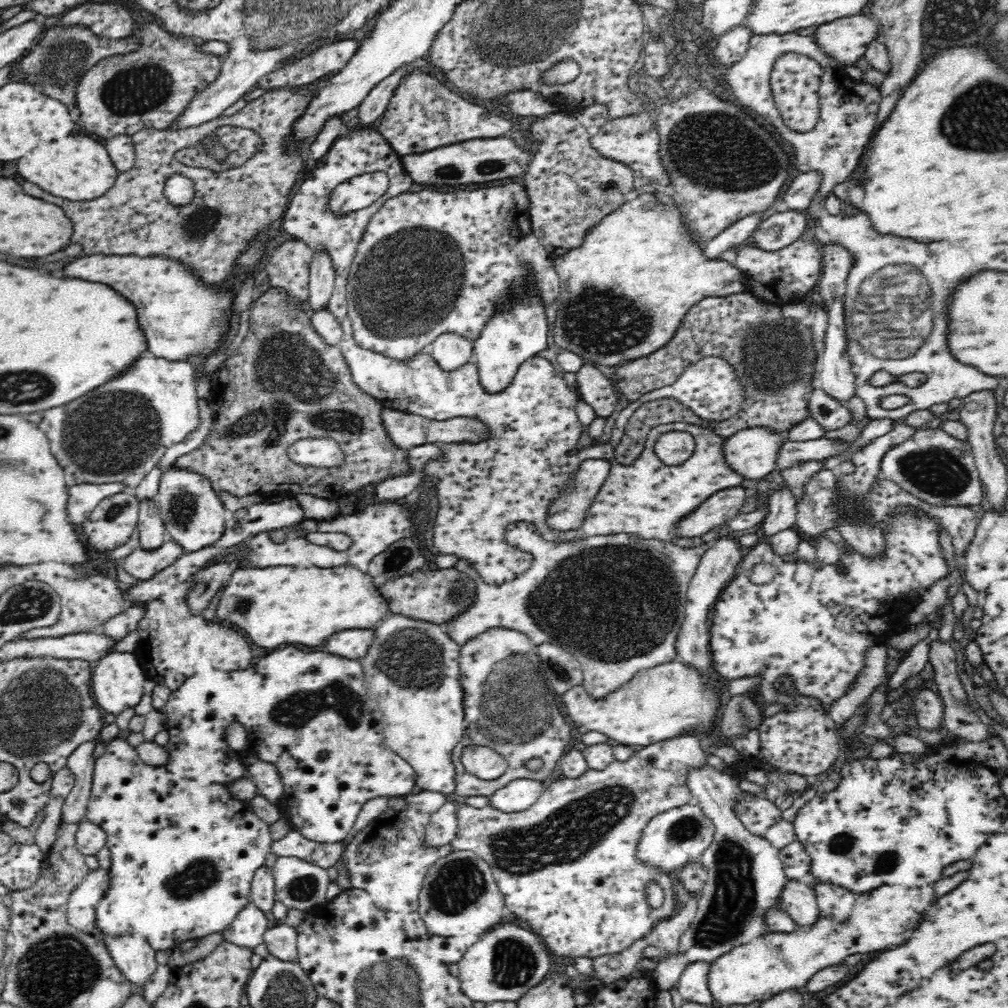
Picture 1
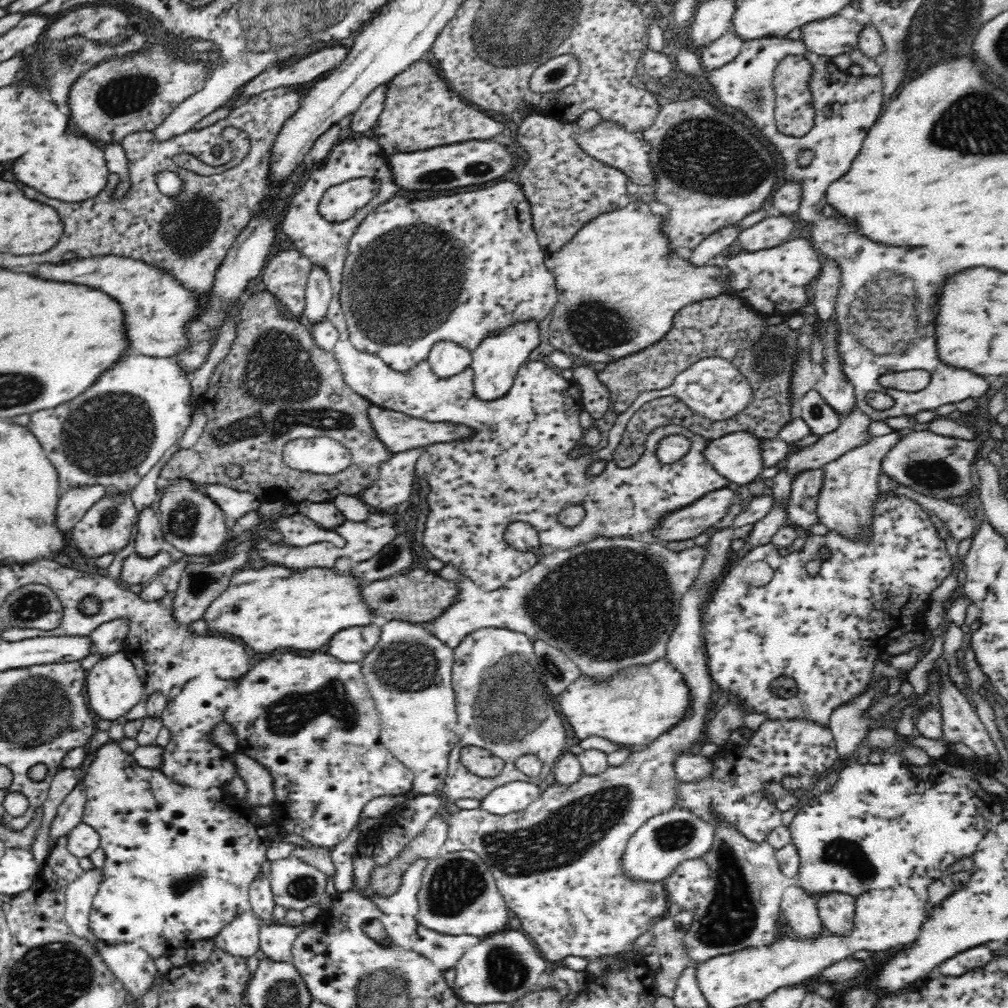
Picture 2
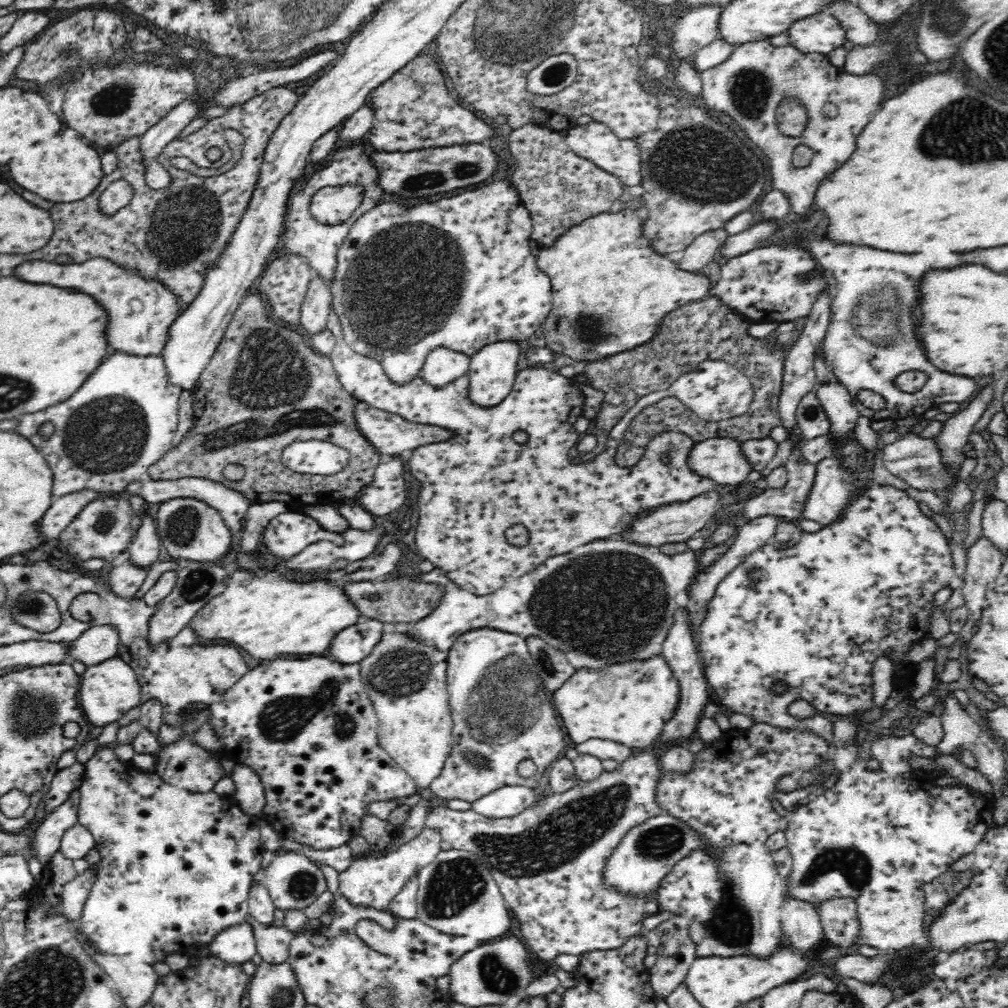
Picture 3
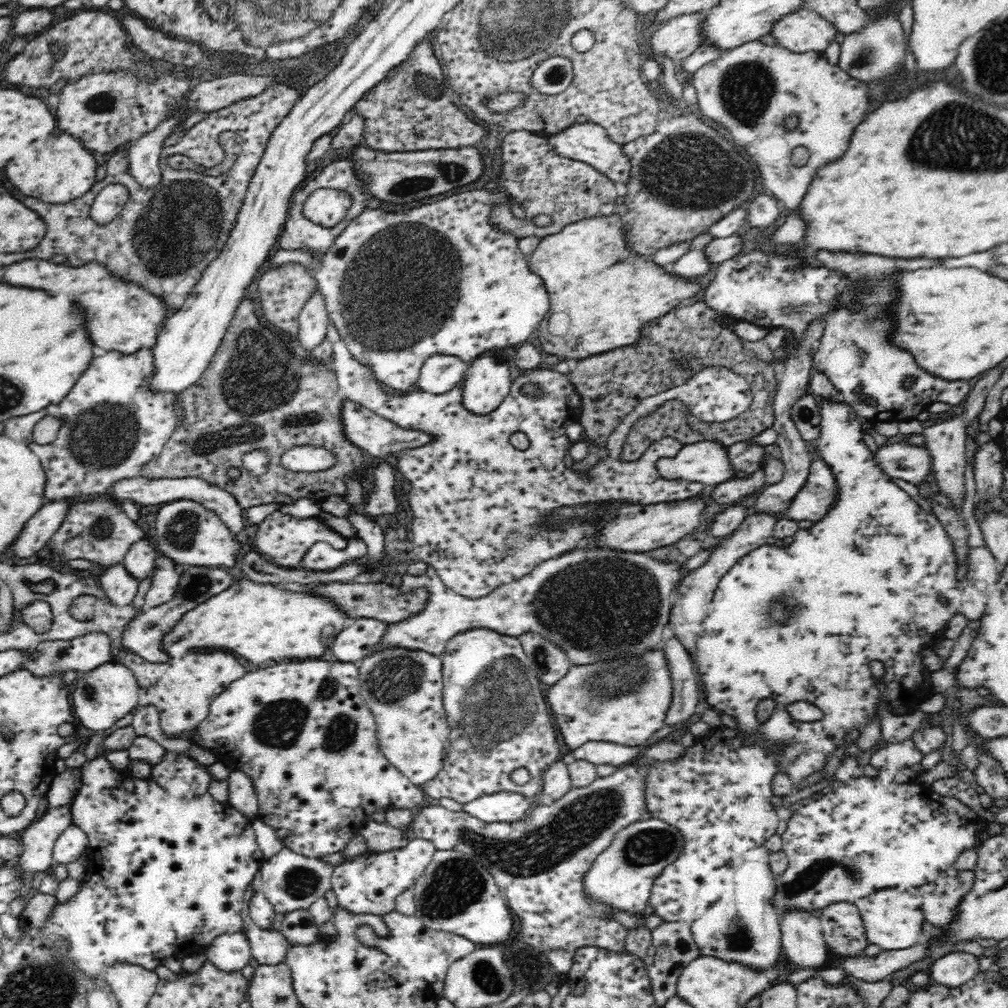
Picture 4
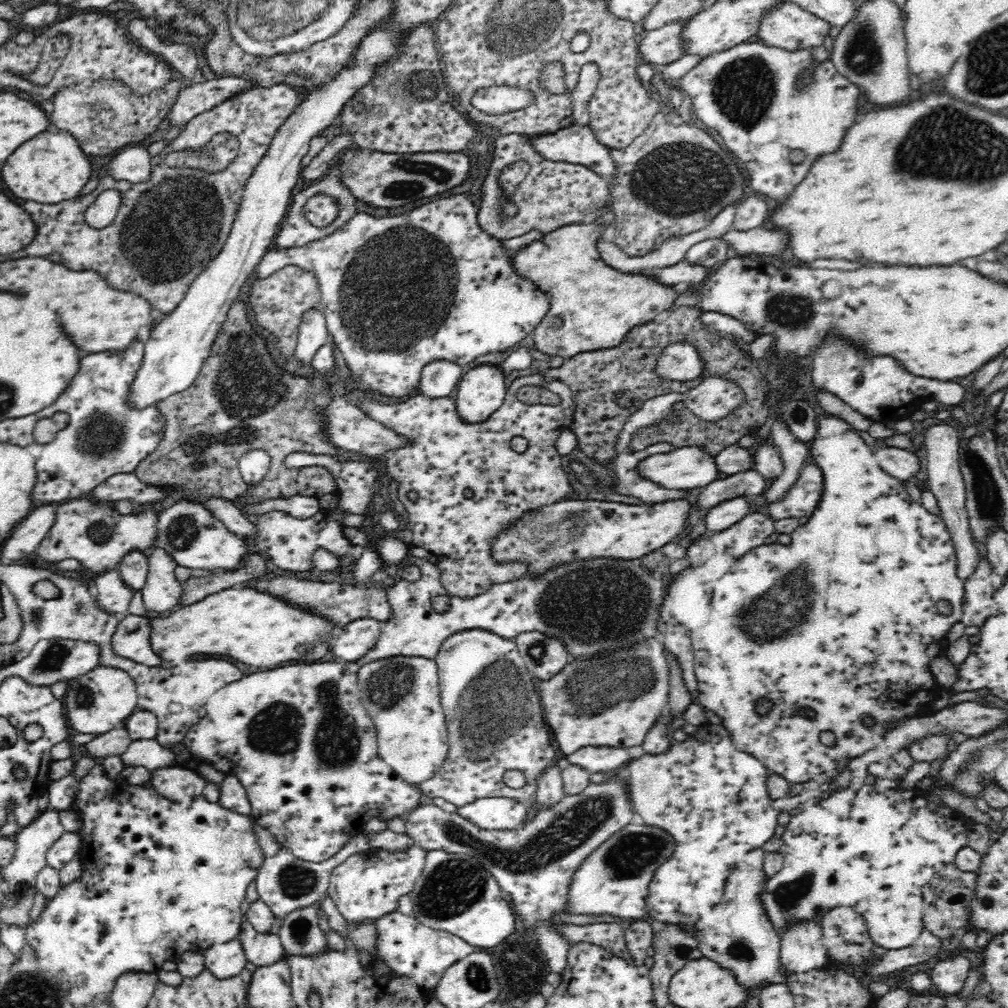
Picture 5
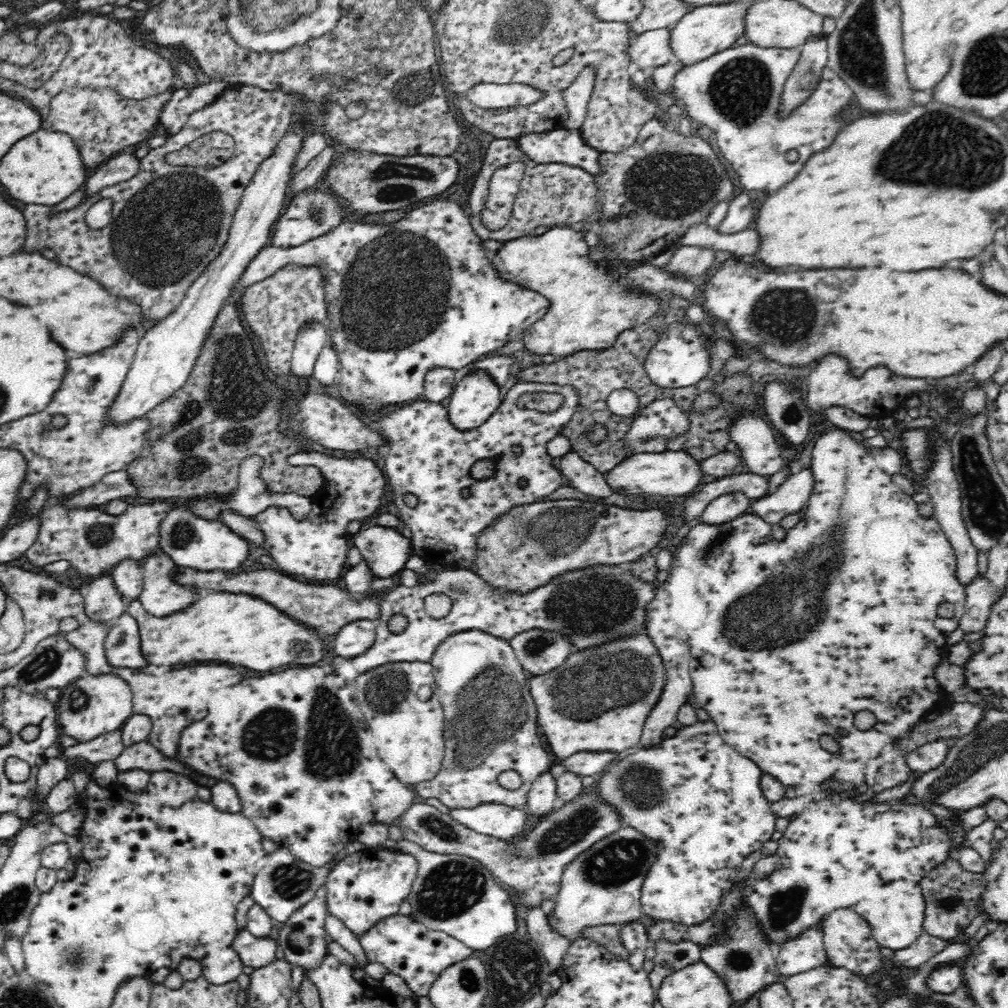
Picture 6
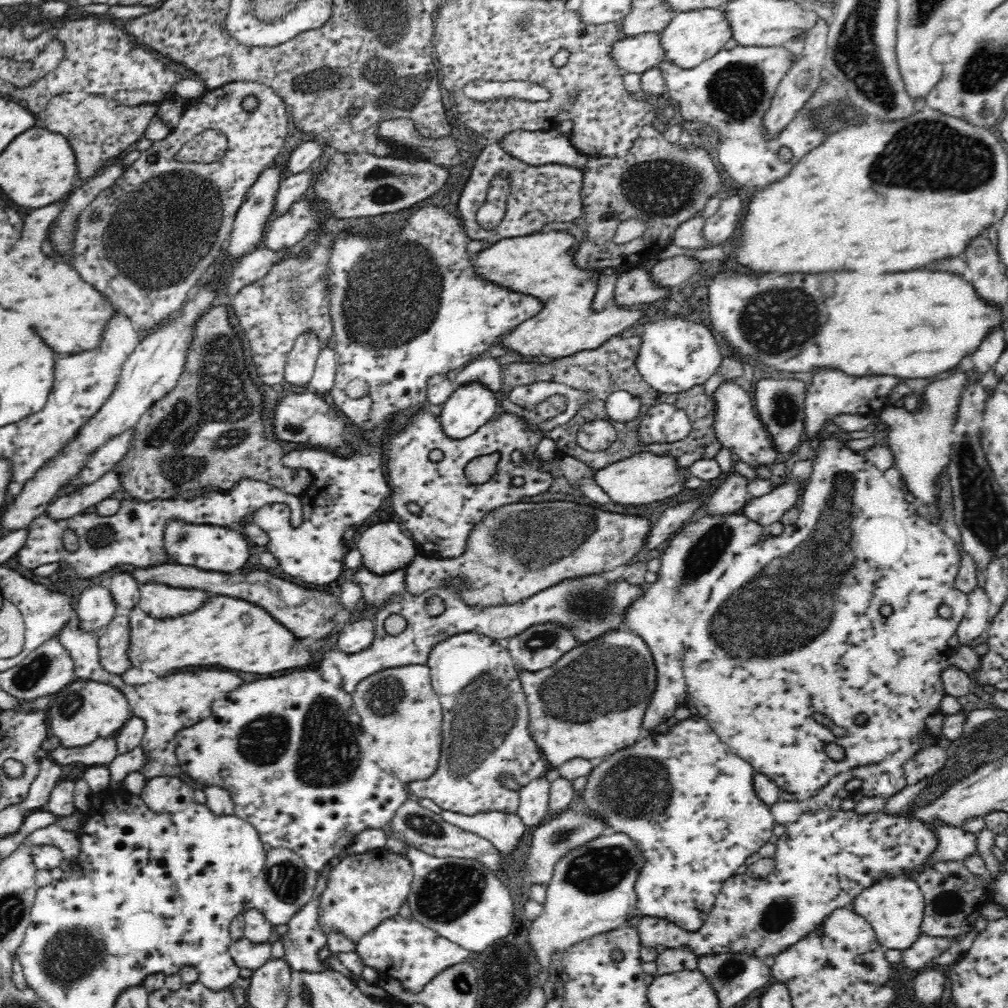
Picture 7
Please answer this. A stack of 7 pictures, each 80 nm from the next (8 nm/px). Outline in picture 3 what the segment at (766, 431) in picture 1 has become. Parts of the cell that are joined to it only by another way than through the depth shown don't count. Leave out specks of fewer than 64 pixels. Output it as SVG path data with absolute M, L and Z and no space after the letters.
M712 438L698 442L693 449L691 467L706 477L712 477L717 484L742 486L748 482L754 470L751 458L743 450L744 440L736 438Z

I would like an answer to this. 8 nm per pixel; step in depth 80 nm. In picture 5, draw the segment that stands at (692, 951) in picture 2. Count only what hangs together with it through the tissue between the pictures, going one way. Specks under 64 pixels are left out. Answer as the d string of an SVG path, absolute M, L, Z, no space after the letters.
M756 847L743 853L738 861L732 862L728 878L724 878L722 899L694 925L692 936L697 940L702 957L716 960L721 966L731 968L740 983L748 987L764 987L768 984L786 983L780 975L781 933L775 928L763 903L766 894L768 873L764 869L764 858L768 850Z

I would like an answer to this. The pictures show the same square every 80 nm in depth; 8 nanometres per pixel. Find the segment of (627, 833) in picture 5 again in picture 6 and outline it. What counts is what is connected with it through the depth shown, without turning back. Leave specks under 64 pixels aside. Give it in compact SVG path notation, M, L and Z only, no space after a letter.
M626 825L591 849L580 854L564 870L562 888L555 899L551 926L572 942L588 926L623 925L638 921L643 913L641 903L644 880L660 854L660 841Z

